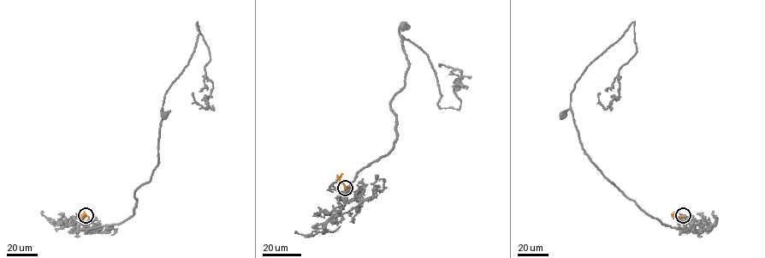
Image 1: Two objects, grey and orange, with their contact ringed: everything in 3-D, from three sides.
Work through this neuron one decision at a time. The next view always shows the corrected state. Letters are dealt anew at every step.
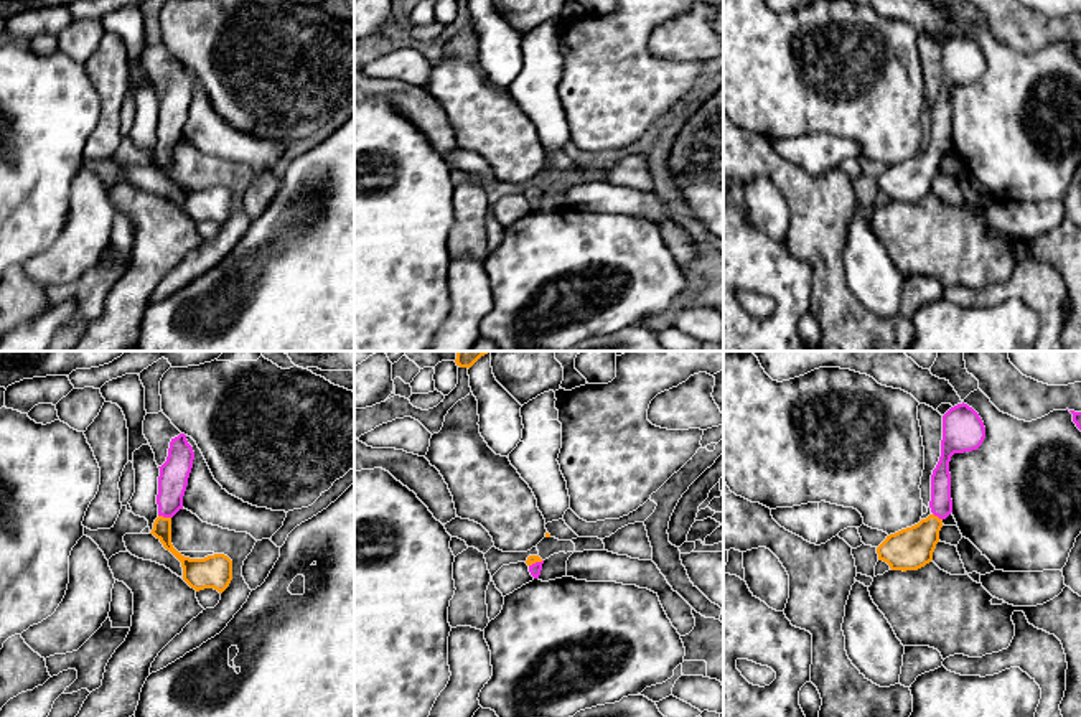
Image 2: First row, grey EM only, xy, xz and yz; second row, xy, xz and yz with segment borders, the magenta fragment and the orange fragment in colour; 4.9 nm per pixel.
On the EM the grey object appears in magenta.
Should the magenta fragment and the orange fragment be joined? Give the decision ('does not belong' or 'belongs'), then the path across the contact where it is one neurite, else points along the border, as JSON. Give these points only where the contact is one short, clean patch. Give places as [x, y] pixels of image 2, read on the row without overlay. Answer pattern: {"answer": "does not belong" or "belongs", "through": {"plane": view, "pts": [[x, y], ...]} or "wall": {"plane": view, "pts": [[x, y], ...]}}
{"answer": "belongs", "through": {"plane": "xy", "pts": [[173, 107], [165, 147], [162, 159]]}}

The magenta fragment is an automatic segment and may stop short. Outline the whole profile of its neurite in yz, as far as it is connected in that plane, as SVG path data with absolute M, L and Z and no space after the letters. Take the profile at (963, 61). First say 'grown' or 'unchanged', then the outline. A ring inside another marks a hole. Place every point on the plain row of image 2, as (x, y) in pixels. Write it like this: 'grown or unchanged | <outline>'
grown | M957 35L943 46L941 87L931 105L931 145L918 155L901 160L877 178L878 191L891 201L918 201L933 191L943 152L952 143L949 92L954 84L977 81L985 69L979 45L967 35Z

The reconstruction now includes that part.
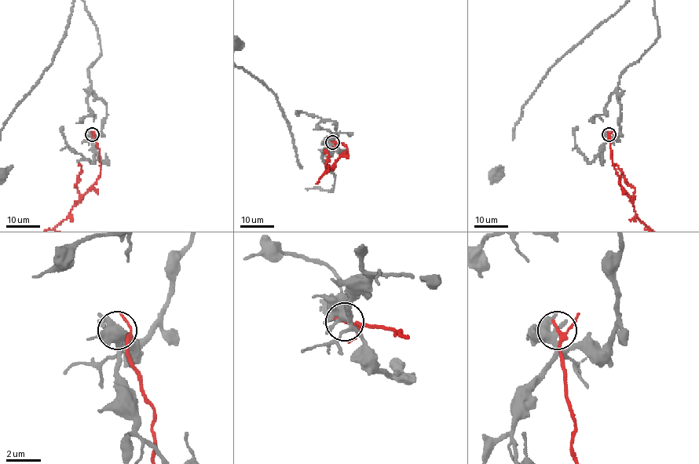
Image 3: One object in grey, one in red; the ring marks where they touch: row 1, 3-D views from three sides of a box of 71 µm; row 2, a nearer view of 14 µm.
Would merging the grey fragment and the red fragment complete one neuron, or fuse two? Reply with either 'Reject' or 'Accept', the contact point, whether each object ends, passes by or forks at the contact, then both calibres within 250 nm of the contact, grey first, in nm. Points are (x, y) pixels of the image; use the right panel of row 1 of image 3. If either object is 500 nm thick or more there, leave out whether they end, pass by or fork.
Reject. Place: (609, 134). At the ring grey forks. At the ring red passes by. Thickness 360 nm (grey) against 200 nm

